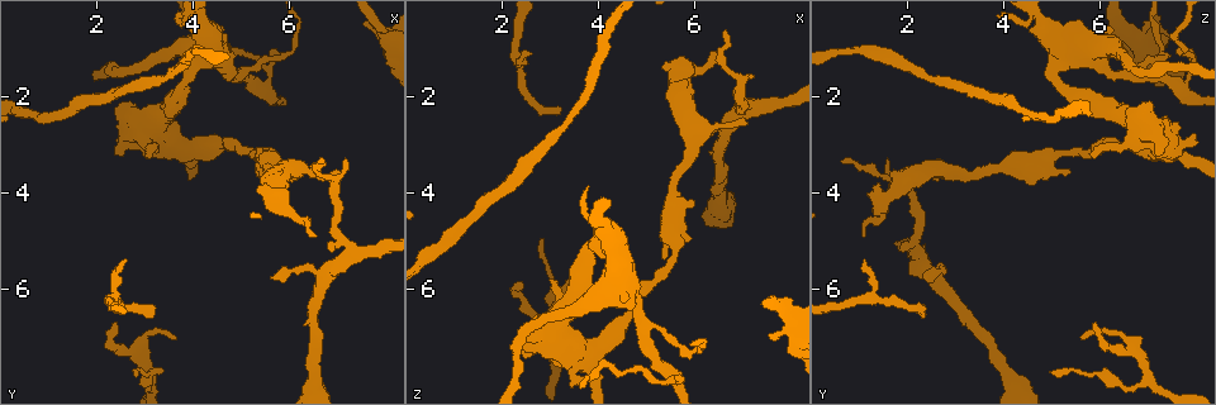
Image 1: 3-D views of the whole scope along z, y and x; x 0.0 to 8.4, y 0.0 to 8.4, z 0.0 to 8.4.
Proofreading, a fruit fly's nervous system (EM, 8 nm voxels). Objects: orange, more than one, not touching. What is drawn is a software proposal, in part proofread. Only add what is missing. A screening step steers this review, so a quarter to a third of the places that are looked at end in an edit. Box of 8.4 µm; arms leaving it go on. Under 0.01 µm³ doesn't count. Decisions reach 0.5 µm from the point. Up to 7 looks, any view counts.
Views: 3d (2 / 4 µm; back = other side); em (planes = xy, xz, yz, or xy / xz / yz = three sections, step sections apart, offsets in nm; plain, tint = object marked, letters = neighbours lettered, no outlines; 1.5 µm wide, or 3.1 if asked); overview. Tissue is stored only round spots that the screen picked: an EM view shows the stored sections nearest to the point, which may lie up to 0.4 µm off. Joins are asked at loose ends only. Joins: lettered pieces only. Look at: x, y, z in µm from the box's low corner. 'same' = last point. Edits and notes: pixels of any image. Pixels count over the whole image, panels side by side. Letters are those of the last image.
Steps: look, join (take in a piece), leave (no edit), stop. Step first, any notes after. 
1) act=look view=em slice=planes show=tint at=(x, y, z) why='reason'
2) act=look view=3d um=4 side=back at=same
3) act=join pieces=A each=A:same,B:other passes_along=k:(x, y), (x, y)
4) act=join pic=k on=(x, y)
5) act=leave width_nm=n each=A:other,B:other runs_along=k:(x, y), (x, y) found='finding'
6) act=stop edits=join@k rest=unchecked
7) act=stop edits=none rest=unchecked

act=look view=3d um=2 at=(3.15, 6.60, 2.40) why='free end'

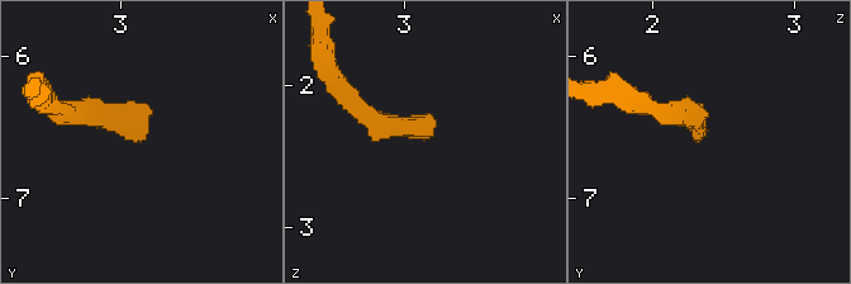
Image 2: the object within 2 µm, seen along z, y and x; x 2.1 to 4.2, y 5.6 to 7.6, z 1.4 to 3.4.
act=look view=em slice=xz step=8 show=tint at=(3.16, 6.56, 2.36)

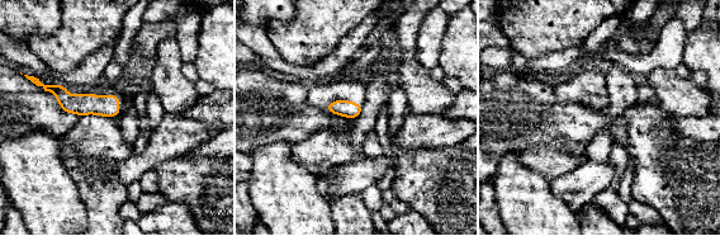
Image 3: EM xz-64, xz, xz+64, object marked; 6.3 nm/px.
act=look view=em slice=planes show=letters at=same why='another direction'

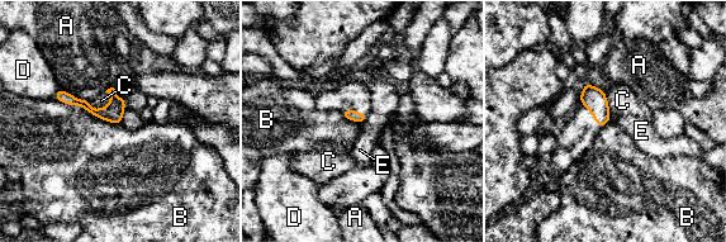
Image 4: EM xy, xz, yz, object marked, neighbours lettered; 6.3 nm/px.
act=leave each=A:other,B:other,C:other,D:other,E:other found='no lettered piece goes on from it'

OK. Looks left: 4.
act=look view=em slice=planes show=letters at=(2.55, 5.45, 1.10) why='branch stops here'

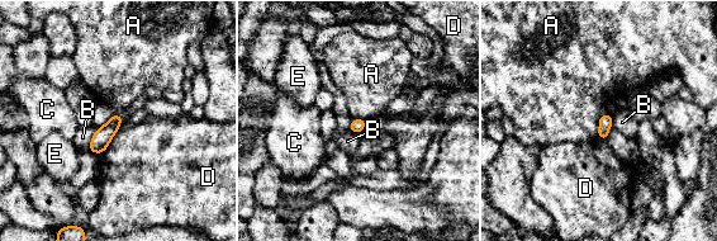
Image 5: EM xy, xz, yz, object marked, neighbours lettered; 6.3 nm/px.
act=leave each=A:other,B:other,C:other,D:other,E:other border=5:(601, 116), (596, 136) found='none of them fits'

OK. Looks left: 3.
act=look view=3d um=2 at=(7.10, 3.60, 2.50) why='branch stops here'

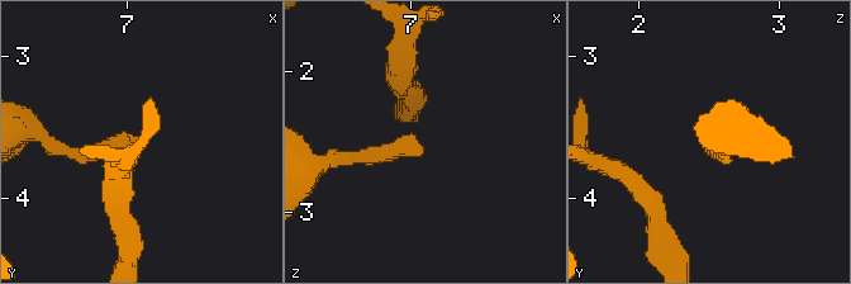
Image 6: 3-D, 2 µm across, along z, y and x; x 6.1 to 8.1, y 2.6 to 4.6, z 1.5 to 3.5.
act=look view=em slice=xz step=8 show=tint at=(7.10, 3.56, 2.56) why='shape alone is not enough'

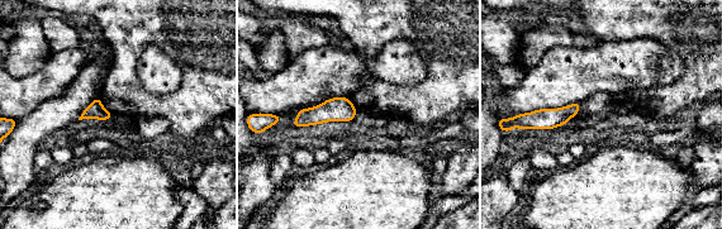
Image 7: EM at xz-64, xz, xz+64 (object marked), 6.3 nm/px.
act=look view=em slice=planes show=letters at=same

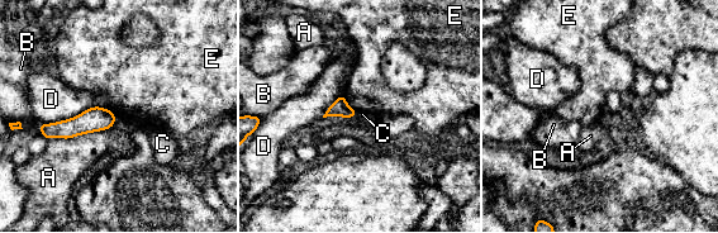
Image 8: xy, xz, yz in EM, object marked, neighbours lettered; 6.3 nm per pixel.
act=leave longest_contact=A:420nm each=A:other,B:other,C:other,D:other,E:other border=8:(343, 94), (345, 101), (358, 112) found='none of them fits'

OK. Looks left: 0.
act=stop edits=none rest=unchecked

